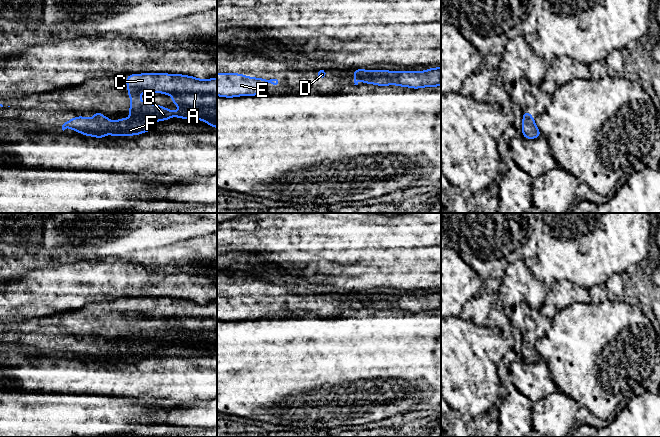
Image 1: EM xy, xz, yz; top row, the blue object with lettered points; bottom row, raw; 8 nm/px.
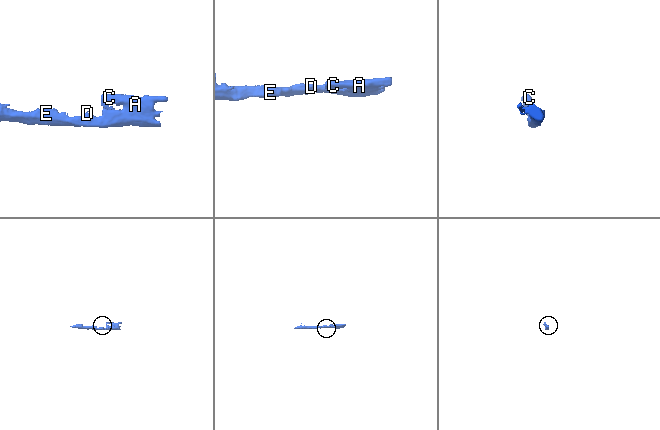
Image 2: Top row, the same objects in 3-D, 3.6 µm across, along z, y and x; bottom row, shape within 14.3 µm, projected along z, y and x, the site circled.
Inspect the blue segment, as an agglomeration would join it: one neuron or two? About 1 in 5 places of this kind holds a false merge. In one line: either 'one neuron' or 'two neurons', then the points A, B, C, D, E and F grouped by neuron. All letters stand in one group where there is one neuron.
one neuron; groups A B C D E F

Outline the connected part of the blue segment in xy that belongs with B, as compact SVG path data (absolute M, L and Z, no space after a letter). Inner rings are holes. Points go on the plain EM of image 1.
M141 297L126 300L127 319L131 323L129 341L113 344L104 341L100 335L94 336L94 341L88 343L84 340L76 340L62 349L62 354L73 353L77 358L92 360L98 363L116 360L134 360L145 356L151 356L156 345L166 345L172 341L180 343L200 343L208 347L212 352L217 352L217 302L199 303L189 299L168 297ZM142 317L162 317L173 321L172 329L179 329L180 335L170 335L167 331L154 329L148 325L141 326L139 321Z

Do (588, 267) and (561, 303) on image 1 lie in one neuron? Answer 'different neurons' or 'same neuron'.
different neurons

